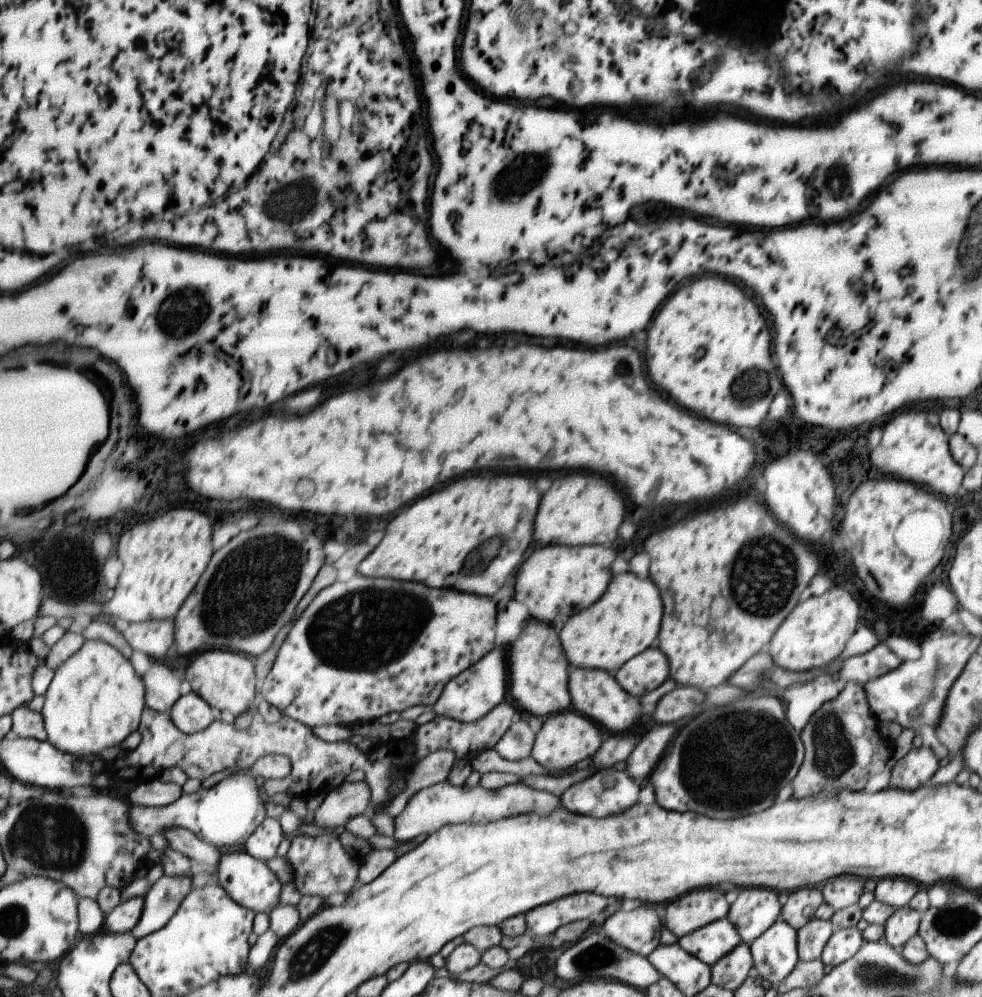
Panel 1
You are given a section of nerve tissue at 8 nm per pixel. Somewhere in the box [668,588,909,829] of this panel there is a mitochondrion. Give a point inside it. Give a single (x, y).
(831, 759)

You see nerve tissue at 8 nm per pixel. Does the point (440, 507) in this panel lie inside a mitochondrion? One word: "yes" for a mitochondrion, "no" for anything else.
no

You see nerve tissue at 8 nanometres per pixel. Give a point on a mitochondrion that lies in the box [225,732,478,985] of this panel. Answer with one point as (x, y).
(320, 947)

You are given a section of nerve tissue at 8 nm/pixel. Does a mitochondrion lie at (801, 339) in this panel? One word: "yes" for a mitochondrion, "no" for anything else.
no

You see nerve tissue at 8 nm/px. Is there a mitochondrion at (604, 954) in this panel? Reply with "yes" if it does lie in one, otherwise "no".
yes

